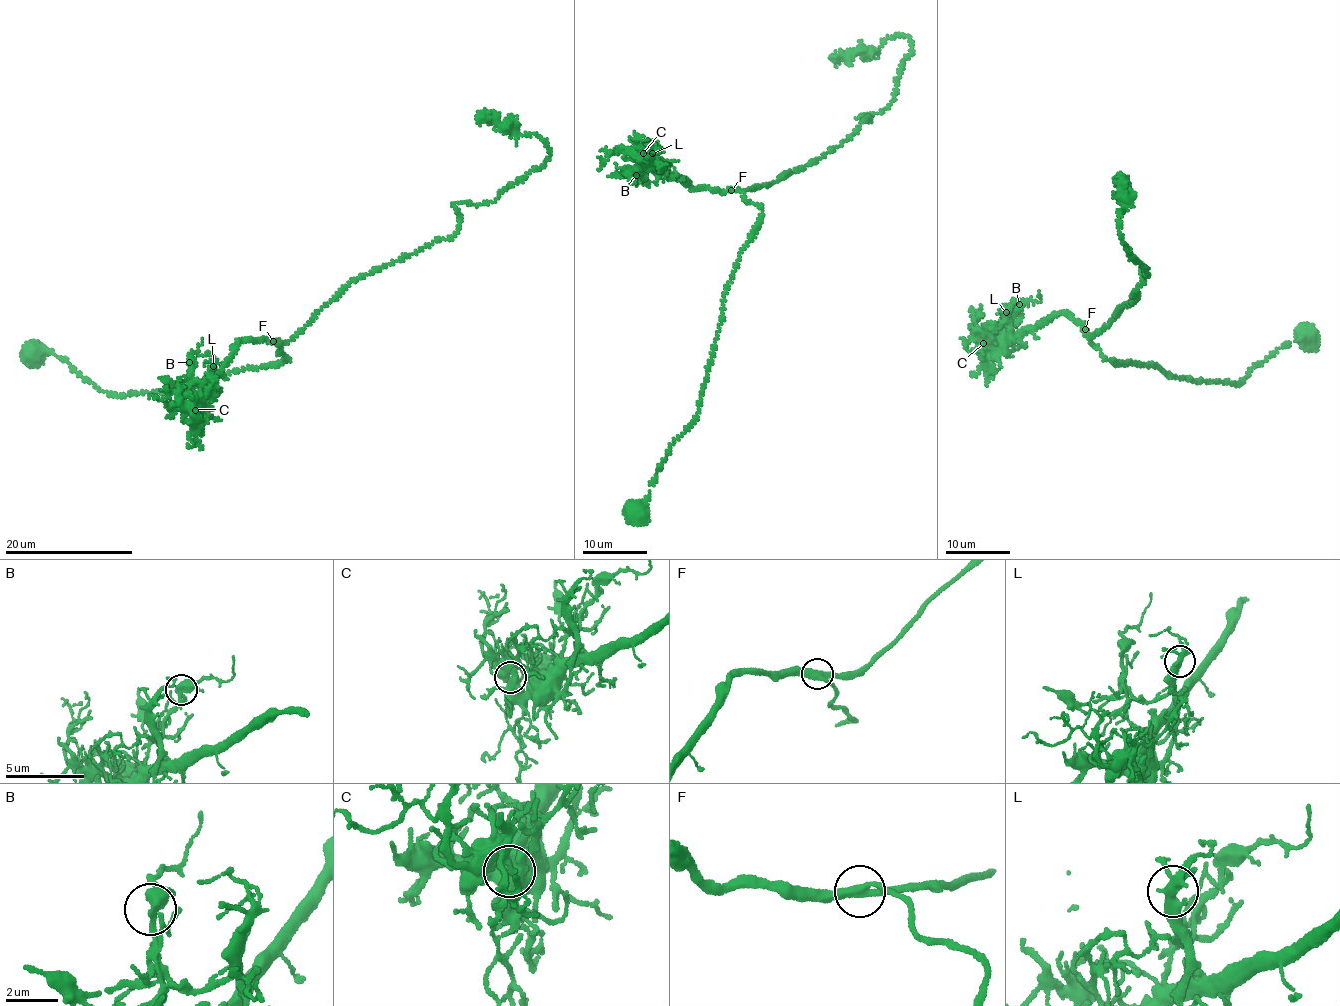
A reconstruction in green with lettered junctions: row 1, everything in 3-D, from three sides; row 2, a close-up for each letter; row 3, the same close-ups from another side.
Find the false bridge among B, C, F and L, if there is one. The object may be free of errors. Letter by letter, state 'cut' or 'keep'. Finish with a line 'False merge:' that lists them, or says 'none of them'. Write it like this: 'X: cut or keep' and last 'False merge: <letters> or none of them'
B: keep
C: keep
F: keep
L: keep
False merge: none of them

